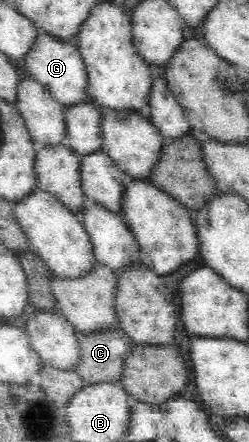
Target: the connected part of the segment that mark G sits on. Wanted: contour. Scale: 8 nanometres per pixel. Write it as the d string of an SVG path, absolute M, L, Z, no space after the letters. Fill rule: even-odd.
M38 31L21 60L25 61L30 77L44 86L62 107L89 101L85 66L73 41L63 41L53 34Z

